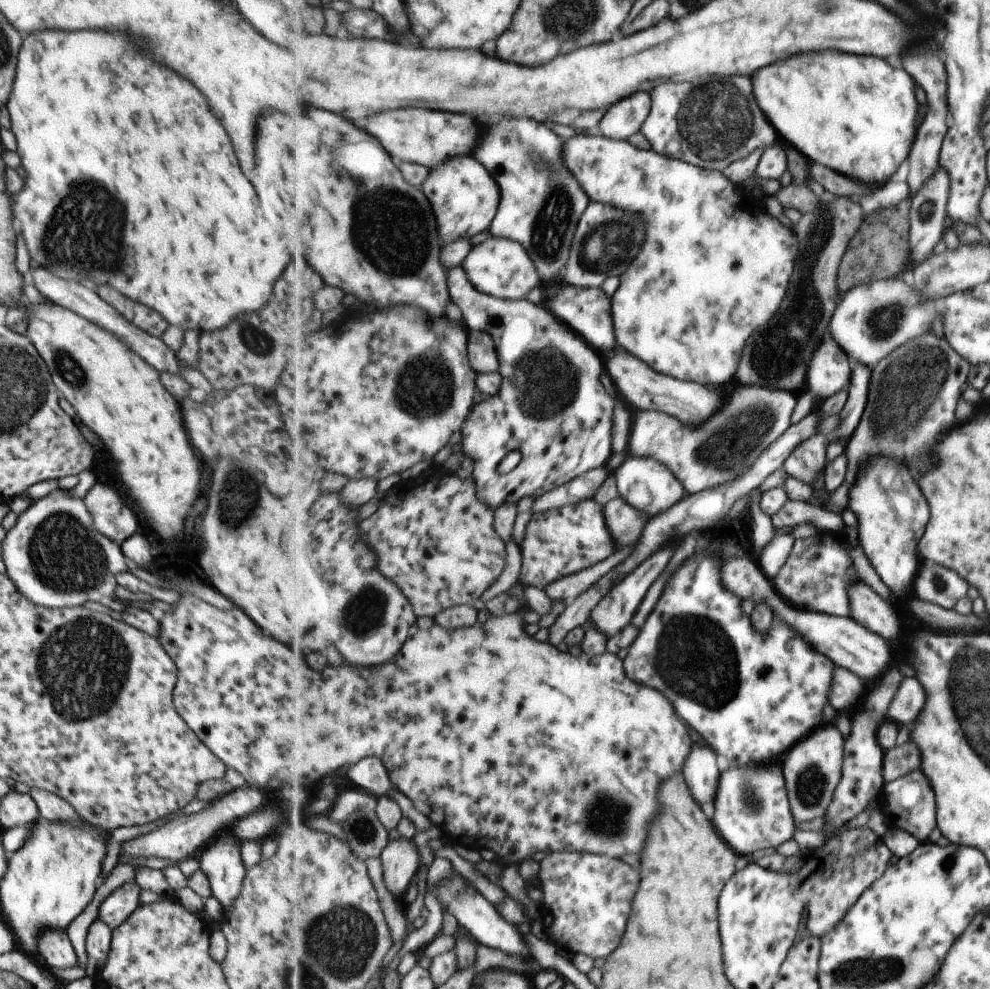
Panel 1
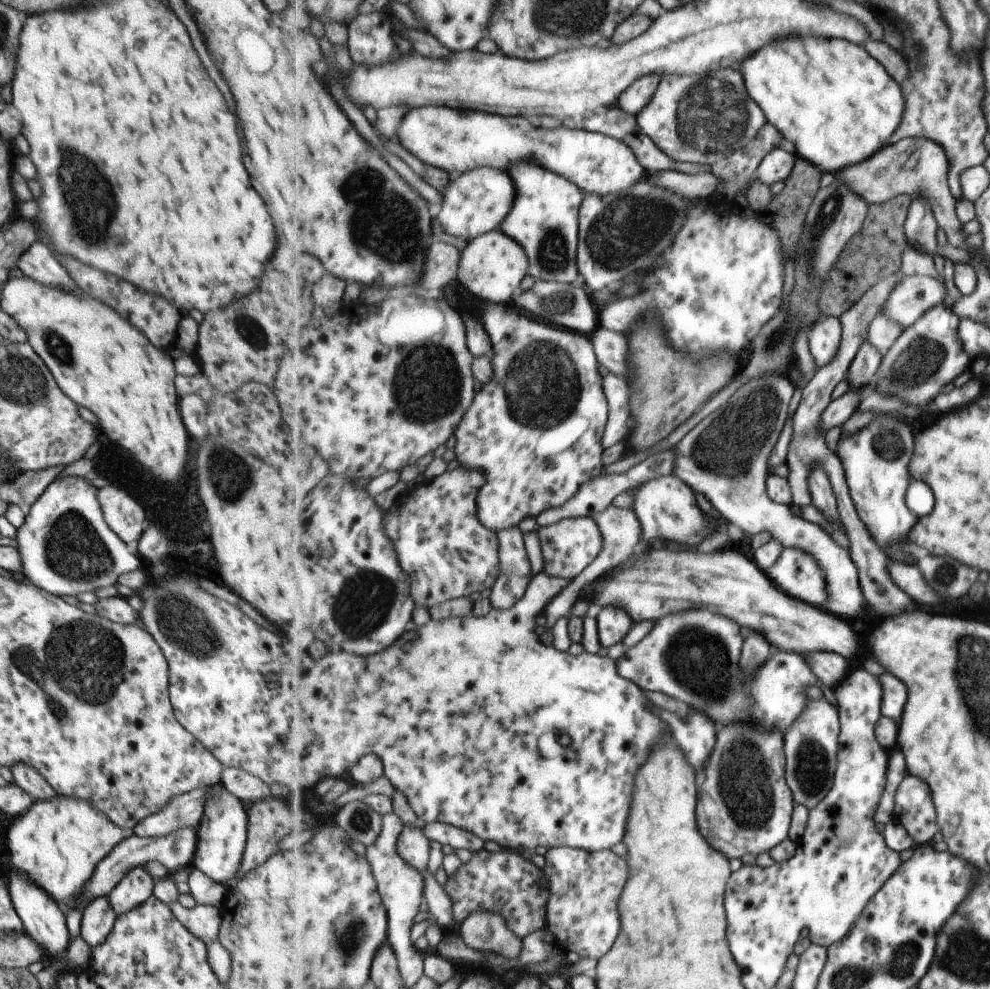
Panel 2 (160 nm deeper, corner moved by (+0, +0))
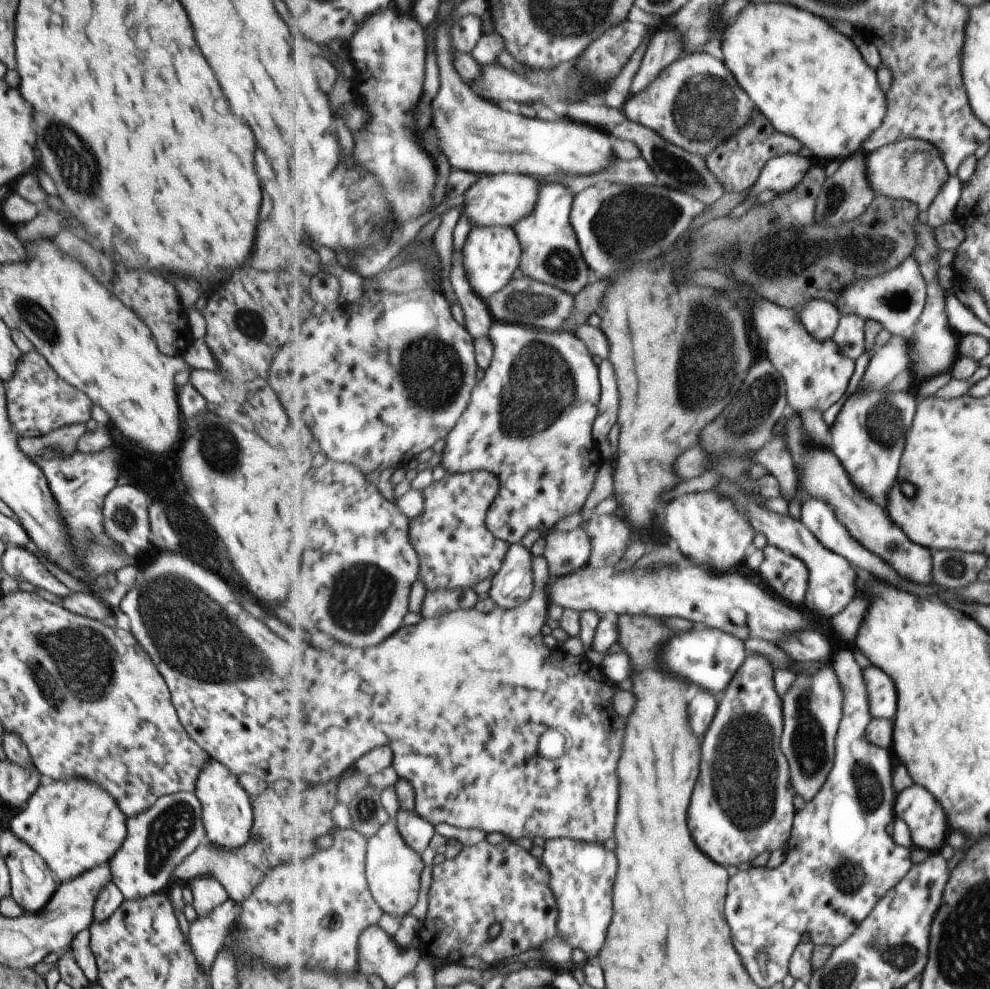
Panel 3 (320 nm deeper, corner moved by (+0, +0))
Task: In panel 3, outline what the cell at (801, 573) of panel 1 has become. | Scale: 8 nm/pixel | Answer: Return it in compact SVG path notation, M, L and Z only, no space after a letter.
M766 545L765 562L757 572L766 586L793 604L806 602L810 589L810 568L802 559L777 546Z

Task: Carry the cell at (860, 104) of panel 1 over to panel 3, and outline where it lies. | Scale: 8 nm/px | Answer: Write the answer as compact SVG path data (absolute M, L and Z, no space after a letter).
M749 4L723 34L723 61L758 111L776 130L797 138L812 152L816 161L838 160L841 164L864 150L863 144L883 126L889 112L887 94L881 90L877 70L867 64L851 38L835 30L827 20L793 4Z

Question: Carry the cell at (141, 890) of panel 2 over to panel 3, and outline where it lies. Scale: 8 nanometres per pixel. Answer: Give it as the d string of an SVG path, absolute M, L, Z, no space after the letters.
M180 791L161 796L147 810L126 818L125 840L107 863L112 884L121 892L124 900L162 893L180 875L186 857L206 841L201 814L194 792Z

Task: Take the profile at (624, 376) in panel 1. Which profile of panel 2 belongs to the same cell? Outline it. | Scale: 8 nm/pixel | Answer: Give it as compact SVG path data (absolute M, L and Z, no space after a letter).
M599 328L593 334L593 342L595 342L595 352L599 354L599 362L603 362L605 368L609 368L611 372L625 376L627 374L627 338L619 332L607 330L607 328Z

